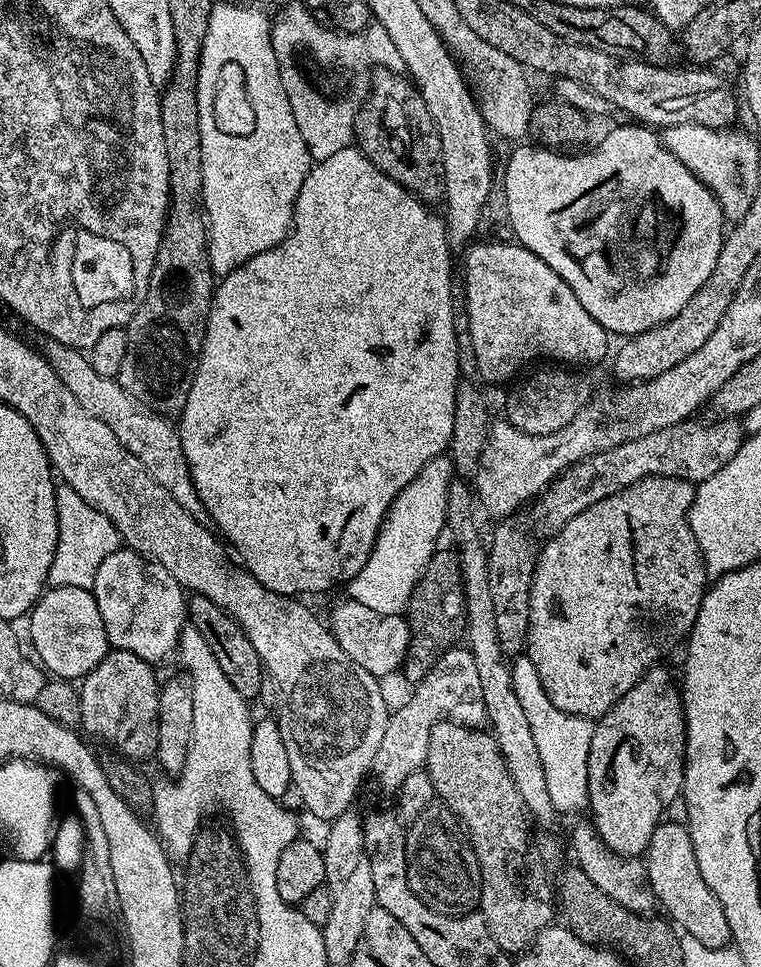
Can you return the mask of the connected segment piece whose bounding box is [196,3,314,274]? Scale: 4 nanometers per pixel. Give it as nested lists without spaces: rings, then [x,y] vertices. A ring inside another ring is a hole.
[[[217,3],[210,14],[206,38],[202,42],[202,54],[196,75],[198,126],[204,126],[215,119],[214,94],[222,66],[242,66],[244,89],[254,110],[254,130],[250,130],[250,134],[238,136],[234,142],[228,142],[224,136],[210,131],[203,143],[205,196],[208,197],[208,209],[212,216],[212,240],[215,241],[215,244],[212,244],[212,259],[216,268],[227,274],[250,258],[277,248],[284,241],[292,226],[298,190],[302,190],[302,182],[306,182],[306,174],[314,163],[311,154],[306,150],[306,142],[302,142],[298,122],[294,122],[294,110],[290,108],[290,98],[282,80],[282,60],[274,52],[271,32],[270,16],[268,18],[262,9],[255,8],[252,4]],[[268,100],[280,100],[281,108],[264,108]]]

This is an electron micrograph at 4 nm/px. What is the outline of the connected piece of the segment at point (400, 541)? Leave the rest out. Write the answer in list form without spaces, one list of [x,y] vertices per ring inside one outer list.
[[[447,455],[436,456],[394,498],[394,502],[386,510],[382,526],[378,530],[378,538],[370,550],[370,558],[366,558],[366,566],[358,570],[358,574],[346,585],[347,599],[354,602],[362,602],[362,606],[370,606],[370,610],[378,610],[378,614],[401,615],[407,609],[410,602],[410,594],[414,586],[422,578],[422,574],[428,569],[428,563],[432,555],[438,551],[436,544],[440,535],[445,535],[448,515],[446,514],[446,494],[450,490],[454,479],[452,461]]]

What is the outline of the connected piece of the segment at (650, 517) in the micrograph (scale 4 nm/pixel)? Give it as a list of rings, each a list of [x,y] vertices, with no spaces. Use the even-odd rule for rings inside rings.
[[[647,476],[644,480],[634,482],[606,498],[602,502],[594,502],[582,514],[570,518],[566,526],[547,541],[548,544],[539,549],[536,558],[536,569],[532,575],[530,586],[530,618],[528,619],[528,639],[526,641],[526,654],[534,662],[534,670],[538,670],[538,678],[542,678],[542,686],[546,694],[550,694],[550,702],[558,706],[558,710],[566,710],[566,714],[584,716],[587,720],[597,721],[606,715],[614,705],[621,700],[638,682],[651,670],[661,663],[660,660],[667,652],[685,643],[691,632],[694,622],[698,618],[700,603],[706,589],[710,584],[710,577],[704,559],[694,538],[694,530],[690,530],[688,511],[694,502],[696,489],[693,481],[679,480],[673,476]]]

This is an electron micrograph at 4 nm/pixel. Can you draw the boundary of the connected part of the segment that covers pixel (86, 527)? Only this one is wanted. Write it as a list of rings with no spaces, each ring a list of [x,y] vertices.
[[[61,483],[56,490],[56,513],[58,514],[58,546],[54,550],[54,558],[50,560],[48,584],[54,588],[62,586],[78,586],[91,589],[94,574],[110,554],[121,547],[122,541],[114,522],[106,518],[78,490],[66,483]]]

